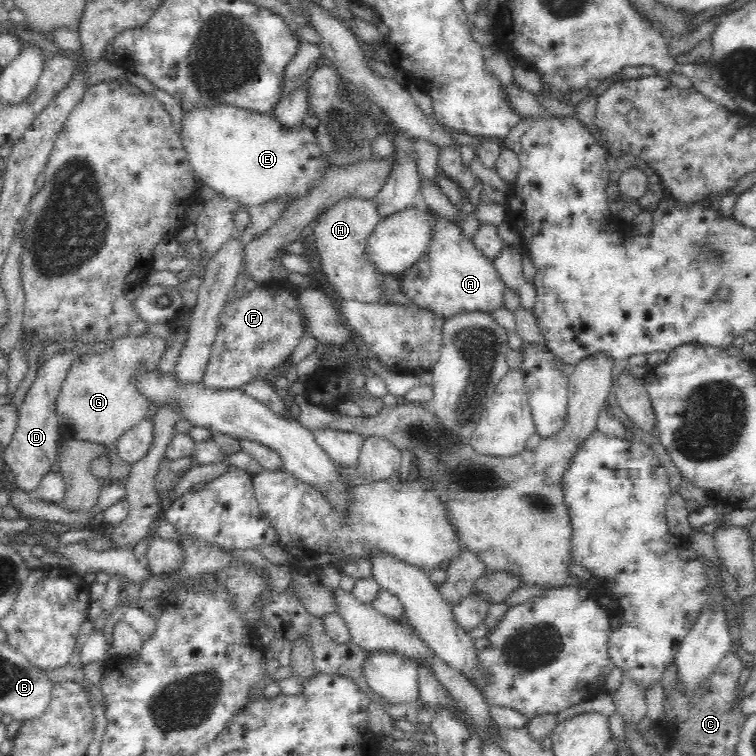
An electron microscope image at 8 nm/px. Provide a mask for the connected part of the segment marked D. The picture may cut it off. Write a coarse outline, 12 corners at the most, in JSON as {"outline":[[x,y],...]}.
{"outline":[[77,358],[38,368],[2,448],[9,481],[34,492],[56,463],[55,402]]}

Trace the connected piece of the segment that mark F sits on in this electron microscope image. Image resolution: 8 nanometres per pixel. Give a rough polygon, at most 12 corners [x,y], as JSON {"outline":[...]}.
{"outline":[[291,280],[229,299],[202,383],[276,372],[306,334]]}

